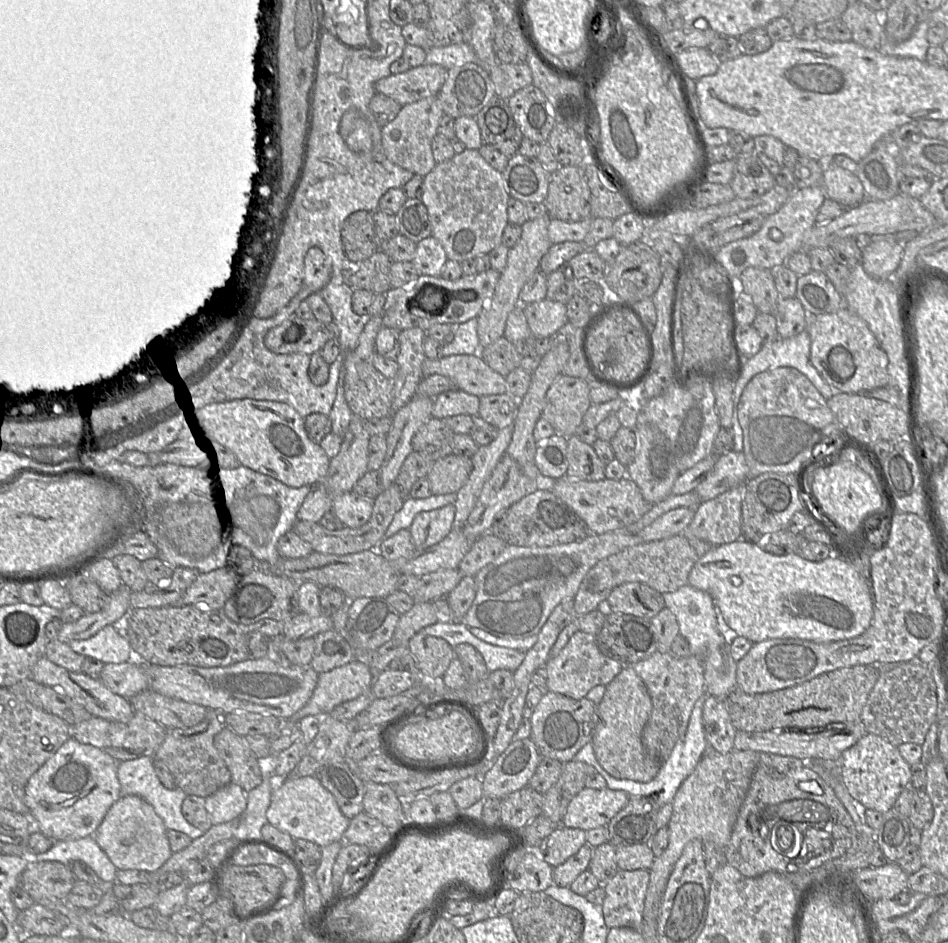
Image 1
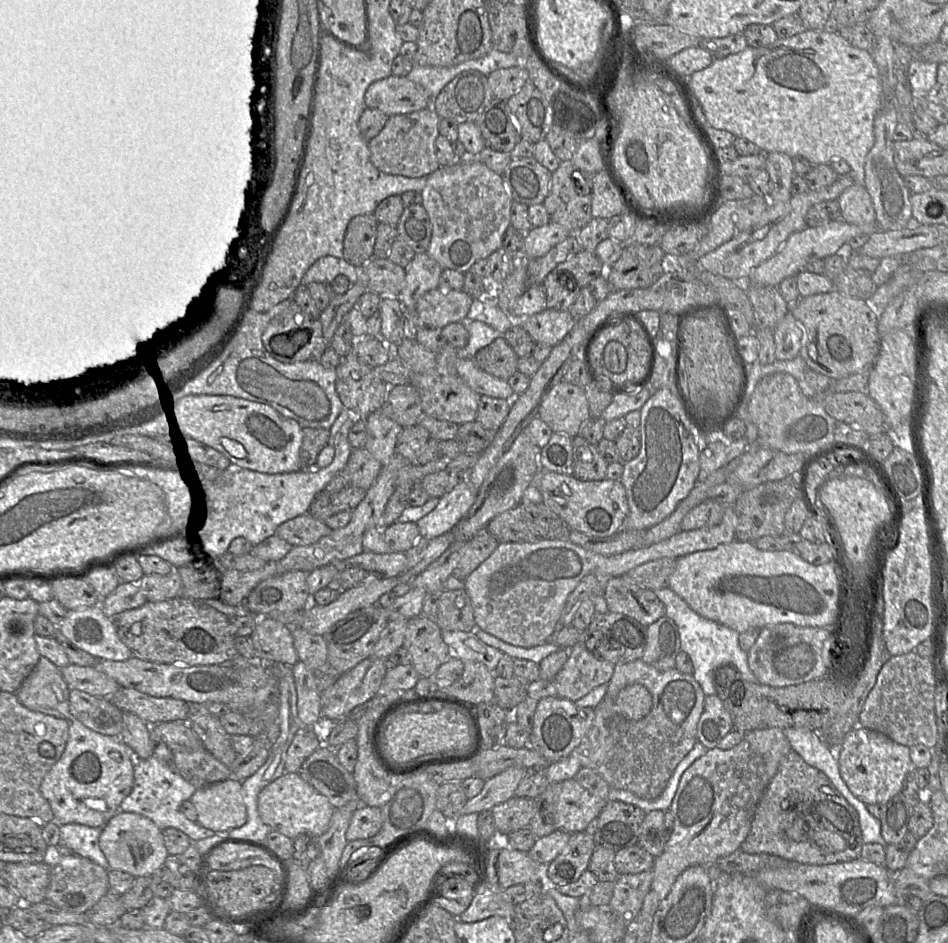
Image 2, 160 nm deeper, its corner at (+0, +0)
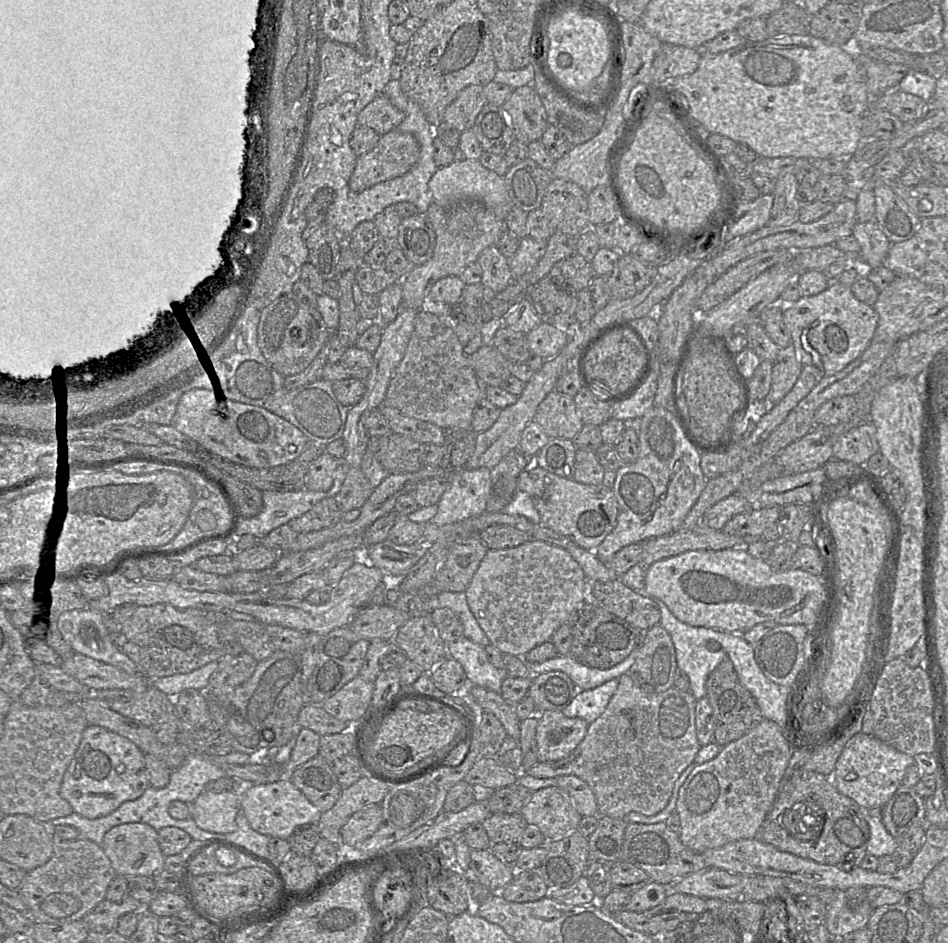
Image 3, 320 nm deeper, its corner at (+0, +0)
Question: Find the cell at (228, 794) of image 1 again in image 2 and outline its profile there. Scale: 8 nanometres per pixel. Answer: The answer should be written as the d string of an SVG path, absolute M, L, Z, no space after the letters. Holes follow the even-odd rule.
M229 778L198 788L189 799L197 810L197 822L214 832L243 826L247 821L247 810L241 782Z

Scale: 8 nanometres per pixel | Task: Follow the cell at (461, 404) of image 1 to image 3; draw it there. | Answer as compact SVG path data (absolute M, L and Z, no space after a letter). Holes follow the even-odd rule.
M451 324L432 338L423 338L416 333L408 342L405 355L393 372L385 394L384 404L401 414L418 420L430 422L442 429L470 429L472 413L483 395L483 384L477 378L469 356L462 349Z

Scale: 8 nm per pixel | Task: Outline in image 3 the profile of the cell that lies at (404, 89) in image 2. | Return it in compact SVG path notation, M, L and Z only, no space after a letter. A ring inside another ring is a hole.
M381 94L359 113L357 124L383 135L397 128L403 119L404 112L397 109L385 95Z

